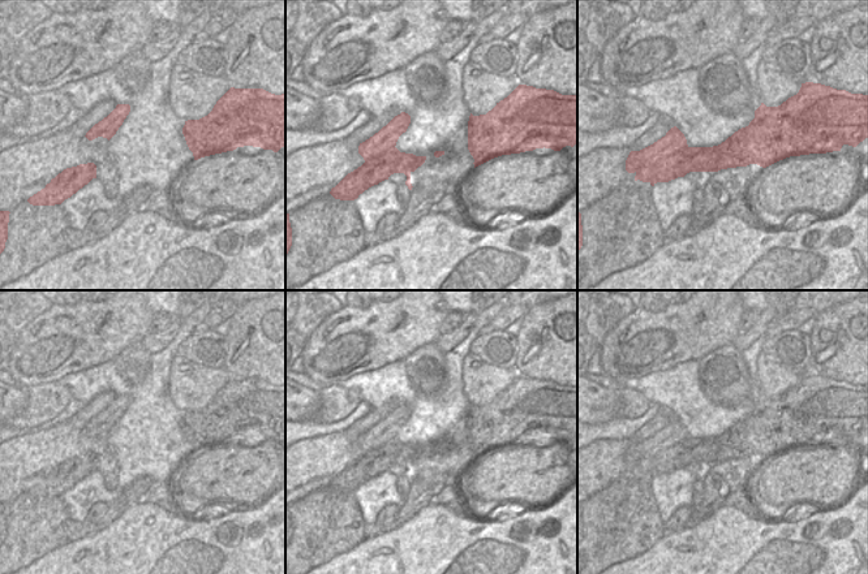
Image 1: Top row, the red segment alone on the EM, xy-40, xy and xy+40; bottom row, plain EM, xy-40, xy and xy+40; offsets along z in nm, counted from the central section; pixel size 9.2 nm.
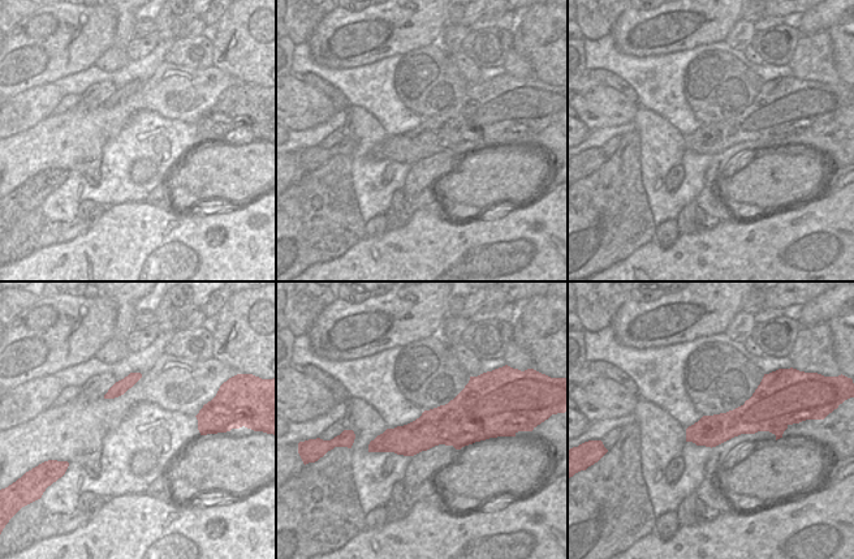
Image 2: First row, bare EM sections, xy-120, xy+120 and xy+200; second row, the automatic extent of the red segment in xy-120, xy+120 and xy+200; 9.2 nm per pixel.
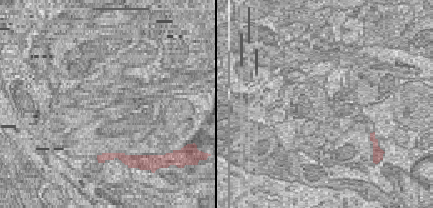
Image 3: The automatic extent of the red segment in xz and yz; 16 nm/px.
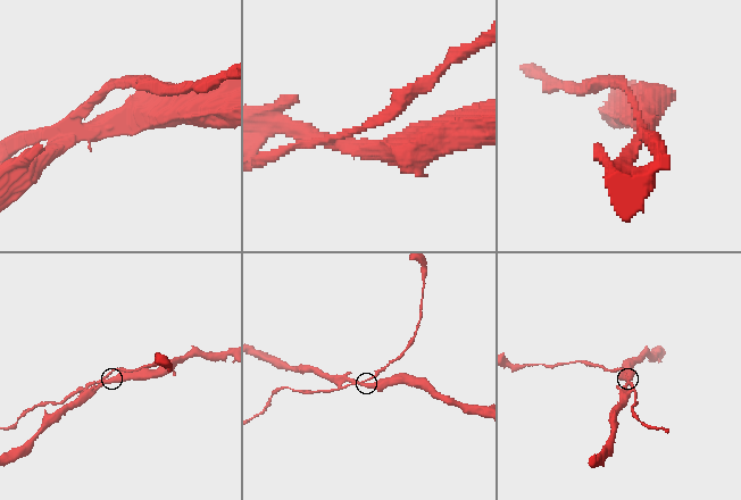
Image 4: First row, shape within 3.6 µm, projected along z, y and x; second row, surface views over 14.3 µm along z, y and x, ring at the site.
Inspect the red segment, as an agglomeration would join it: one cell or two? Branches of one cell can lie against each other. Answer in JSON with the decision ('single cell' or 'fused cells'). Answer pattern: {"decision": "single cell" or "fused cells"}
{"decision": "fused cells"}

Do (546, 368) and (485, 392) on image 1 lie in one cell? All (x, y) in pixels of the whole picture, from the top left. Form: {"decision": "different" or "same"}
{"decision": "different"}

